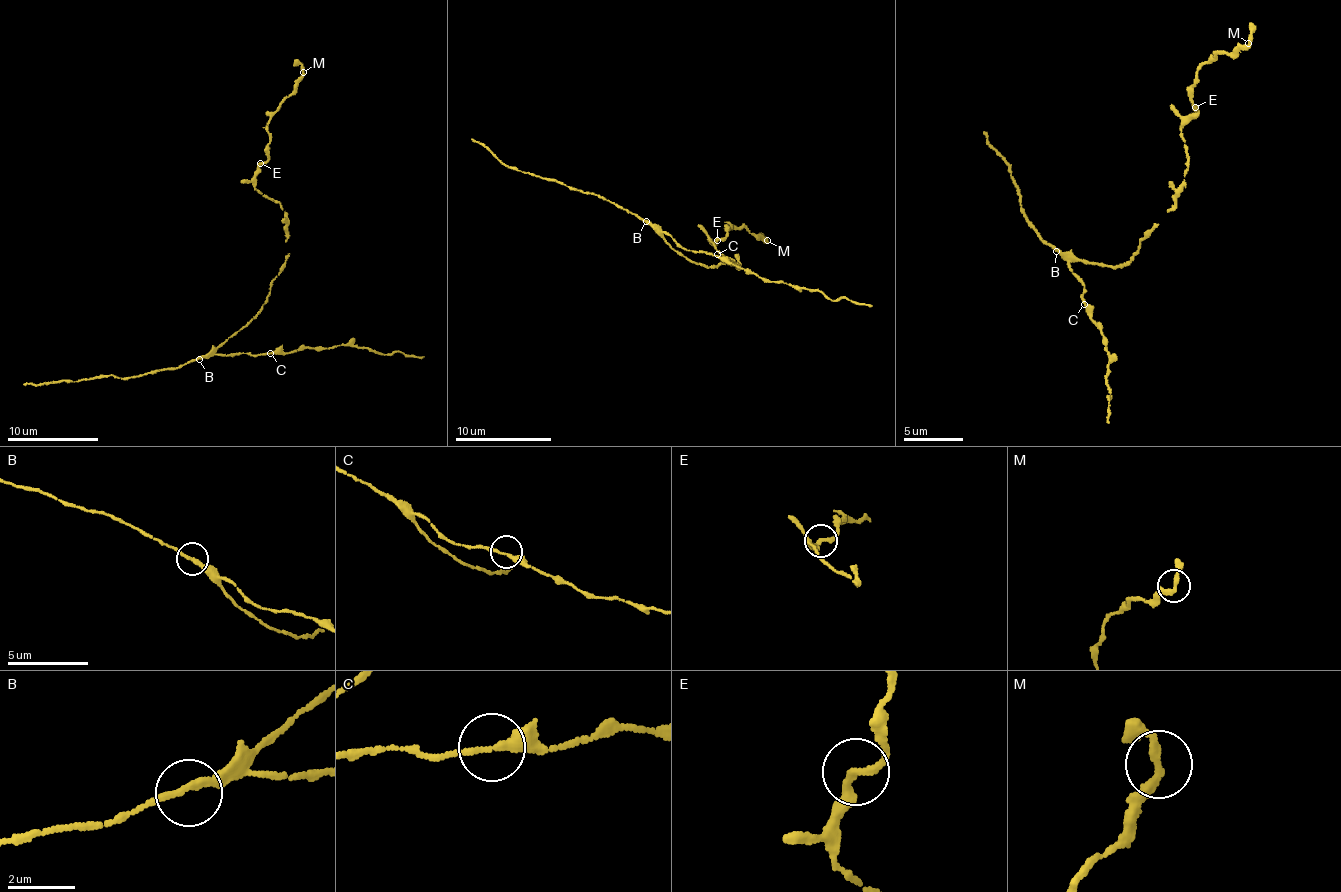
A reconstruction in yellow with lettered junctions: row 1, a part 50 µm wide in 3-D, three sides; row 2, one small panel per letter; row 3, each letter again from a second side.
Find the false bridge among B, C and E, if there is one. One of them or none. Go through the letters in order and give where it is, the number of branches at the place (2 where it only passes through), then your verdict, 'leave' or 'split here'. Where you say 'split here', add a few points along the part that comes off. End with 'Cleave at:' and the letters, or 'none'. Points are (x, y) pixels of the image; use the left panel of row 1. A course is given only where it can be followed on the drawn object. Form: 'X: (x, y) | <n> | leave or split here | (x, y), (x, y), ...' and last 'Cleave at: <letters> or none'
B: (199, 359) | 2 | leave
C: (270, 353) | 2 | leave
E: (260, 163) | 2 | leave
Cleave at: none

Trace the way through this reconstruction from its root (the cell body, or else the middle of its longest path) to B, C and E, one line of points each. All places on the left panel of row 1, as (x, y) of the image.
B: (265, 302), (245, 326), (199, 359)
C: (265, 302), (245, 326), (216, 350), (228, 355), (243, 352), (265, 355), (270, 353)
E: (265, 302), (271, 281), (289, 253), (288, 220), (282, 207), (254, 186), (260, 163)

